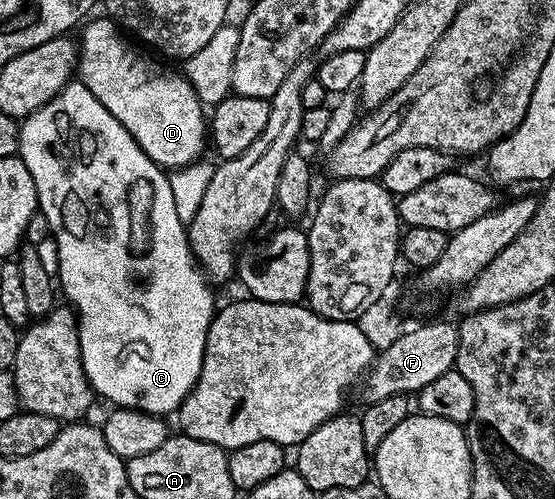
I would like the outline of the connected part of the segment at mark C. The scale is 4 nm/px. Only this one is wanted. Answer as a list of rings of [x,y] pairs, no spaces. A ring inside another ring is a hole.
[[[80,82],[67,84],[64,90],[60,90],[60,94],[56,94],[56,98],[52,98],[52,102],[40,106],[40,110],[21,121],[18,156],[24,166],[28,166],[28,174],[32,174],[32,182],[38,195],[38,212],[46,219],[46,224],[54,235],[51,236],[52,243],[58,251],[56,280],[60,285],[61,295],[70,299],[69,307],[76,313],[82,369],[90,387],[94,389],[95,397],[102,399],[103,396],[110,406],[135,408],[141,412],[150,412],[153,416],[165,417],[166,412],[177,413],[186,400],[186,395],[194,389],[200,378],[208,330],[216,315],[216,303],[214,304],[215,289],[190,249],[187,225],[182,224],[180,214],[176,214],[176,198],[172,194],[169,175],[154,164],[148,154],[144,154],[132,134],[128,134],[128,130],[124,130],[124,126],[120,126],[120,122],[112,118],[112,114],[108,114],[100,98],[96,98],[96,94],[92,94],[92,90],[88,90],[88,86]]]

